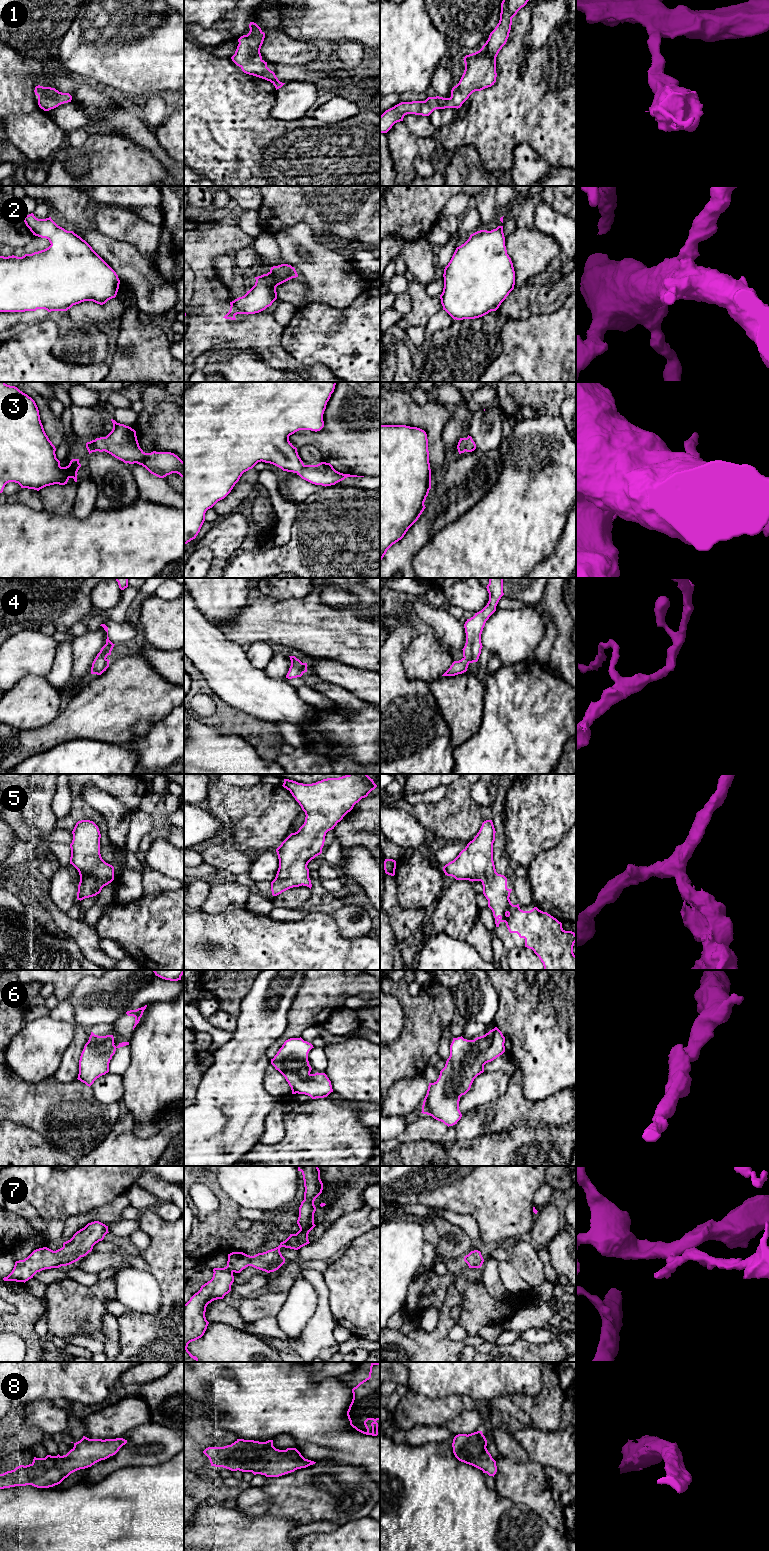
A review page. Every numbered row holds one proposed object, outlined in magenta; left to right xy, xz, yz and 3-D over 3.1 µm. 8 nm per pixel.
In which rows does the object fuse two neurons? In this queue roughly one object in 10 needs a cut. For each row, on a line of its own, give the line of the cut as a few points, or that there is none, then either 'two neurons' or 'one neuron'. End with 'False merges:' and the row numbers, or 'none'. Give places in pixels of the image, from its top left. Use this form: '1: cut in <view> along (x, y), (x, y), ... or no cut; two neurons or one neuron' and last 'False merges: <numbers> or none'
1: no cut; one neuron
2: no cut; one neuron
3: no cut; one neuron
4: no cut; one neuron
5: no cut; one neuron
6: no cut; one neuron
7: no cut; one neuron
8: no cut; one neuron
False merges: none

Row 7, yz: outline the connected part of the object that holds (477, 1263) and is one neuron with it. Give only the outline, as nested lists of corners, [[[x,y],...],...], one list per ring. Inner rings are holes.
[[[474,1250],[464,1257],[464,1261],[468,1264],[469,1268],[480,1268],[484,1259],[480,1251]]]

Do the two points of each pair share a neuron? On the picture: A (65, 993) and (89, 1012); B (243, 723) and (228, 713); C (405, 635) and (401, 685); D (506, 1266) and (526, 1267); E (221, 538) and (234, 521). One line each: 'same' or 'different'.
A: different
B: same
C: same
D: different
E: same

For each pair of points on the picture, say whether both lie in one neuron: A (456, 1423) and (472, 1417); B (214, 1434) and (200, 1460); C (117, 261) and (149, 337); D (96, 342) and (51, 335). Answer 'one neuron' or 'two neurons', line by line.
A: one neuron
B: one neuron
C: two neurons
D: two neurons

